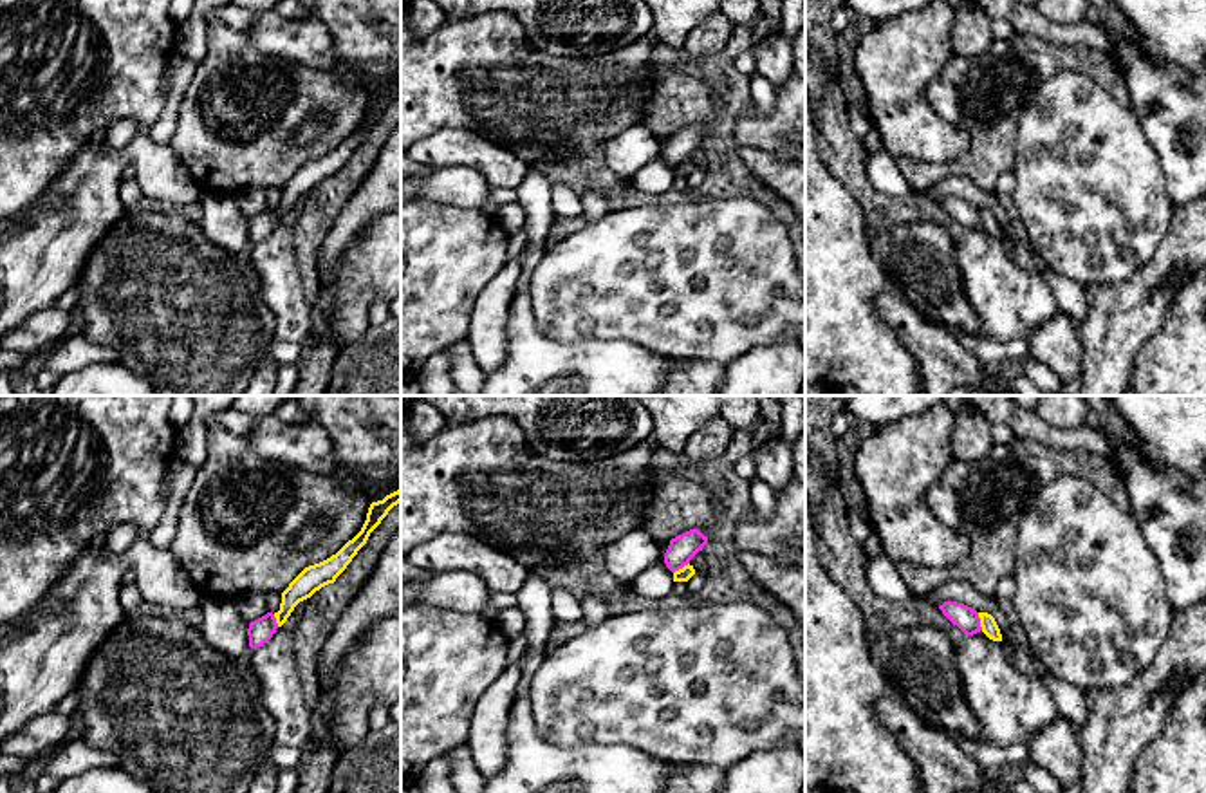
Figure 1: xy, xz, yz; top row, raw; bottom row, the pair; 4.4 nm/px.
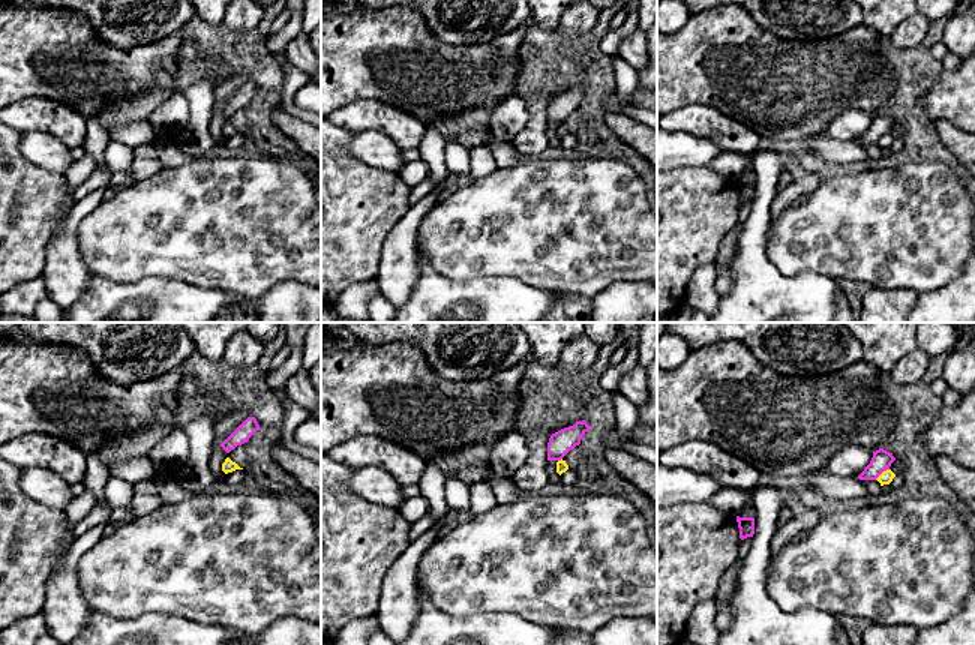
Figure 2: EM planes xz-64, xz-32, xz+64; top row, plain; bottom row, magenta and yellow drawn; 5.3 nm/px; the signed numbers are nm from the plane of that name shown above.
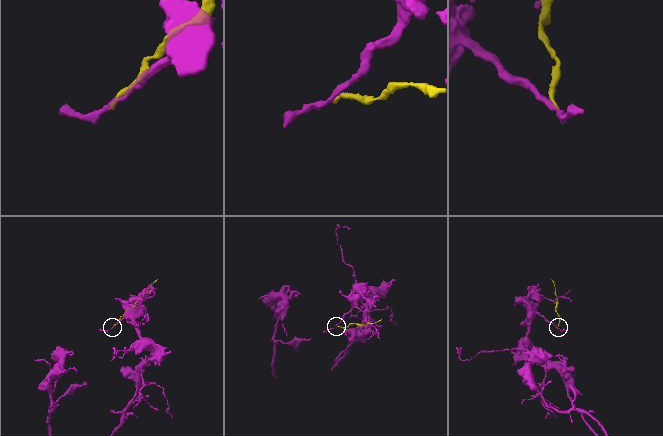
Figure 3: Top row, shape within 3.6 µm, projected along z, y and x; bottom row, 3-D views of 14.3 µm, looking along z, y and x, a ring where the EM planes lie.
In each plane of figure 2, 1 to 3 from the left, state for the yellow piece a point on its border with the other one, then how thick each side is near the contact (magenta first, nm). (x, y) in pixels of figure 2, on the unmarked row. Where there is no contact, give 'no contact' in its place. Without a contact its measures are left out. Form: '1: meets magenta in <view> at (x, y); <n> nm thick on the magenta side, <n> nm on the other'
1: no contact
2: meets magenta in xz-32 at (560, 123); 130 nm thick on the magenta side, 60 nm on the other
3: meets magenta in xz+64 at (881, 137); 110 nm thick on the magenta side, 70 nm on the other

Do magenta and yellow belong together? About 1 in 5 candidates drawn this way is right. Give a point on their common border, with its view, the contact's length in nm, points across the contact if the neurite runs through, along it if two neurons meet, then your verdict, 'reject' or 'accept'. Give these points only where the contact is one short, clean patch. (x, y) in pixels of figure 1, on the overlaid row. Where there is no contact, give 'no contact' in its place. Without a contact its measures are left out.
contact yz (979, 622); length 80 nm; border yz (977, 613), (983, 629); reject

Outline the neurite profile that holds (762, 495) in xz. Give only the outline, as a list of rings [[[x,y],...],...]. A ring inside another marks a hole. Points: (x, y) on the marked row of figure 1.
[[[760,479],[749,480],[753,511],[762,518],[771,518],[776,511],[775,490]]]

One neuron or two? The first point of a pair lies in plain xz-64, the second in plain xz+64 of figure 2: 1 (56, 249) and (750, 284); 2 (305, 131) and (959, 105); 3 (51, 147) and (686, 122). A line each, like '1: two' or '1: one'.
1: two
2: two
3: two

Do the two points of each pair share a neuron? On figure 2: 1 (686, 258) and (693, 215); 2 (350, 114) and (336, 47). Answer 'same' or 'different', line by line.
1: same
2: different

